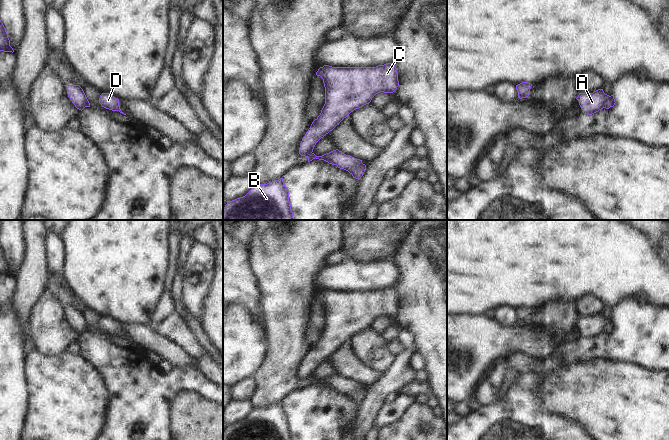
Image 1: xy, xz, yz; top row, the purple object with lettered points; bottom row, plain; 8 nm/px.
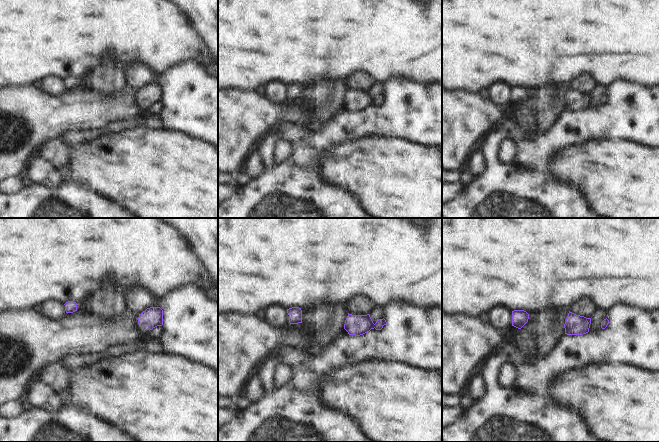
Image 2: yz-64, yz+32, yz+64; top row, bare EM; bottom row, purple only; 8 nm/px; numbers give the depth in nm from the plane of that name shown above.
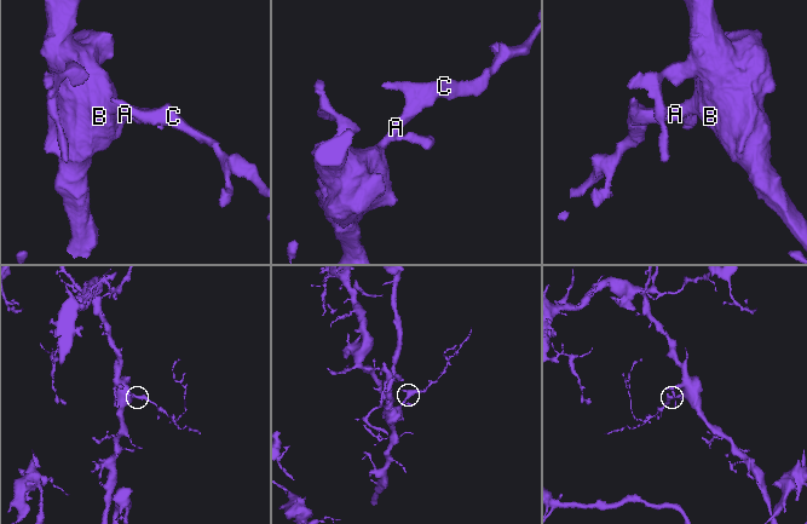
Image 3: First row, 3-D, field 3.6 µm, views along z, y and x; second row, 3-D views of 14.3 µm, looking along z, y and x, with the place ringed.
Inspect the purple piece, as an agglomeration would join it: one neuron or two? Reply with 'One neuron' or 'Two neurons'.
Two neurons

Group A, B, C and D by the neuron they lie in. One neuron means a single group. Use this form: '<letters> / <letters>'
A B C / D

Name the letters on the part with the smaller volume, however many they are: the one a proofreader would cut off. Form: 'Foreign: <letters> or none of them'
Foreign: D

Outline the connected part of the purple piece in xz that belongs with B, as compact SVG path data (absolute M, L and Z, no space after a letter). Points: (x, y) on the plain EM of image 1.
M283 402L267 408L254 408L245 420L227 426L223 432L223 440L293 440L289 415Z

